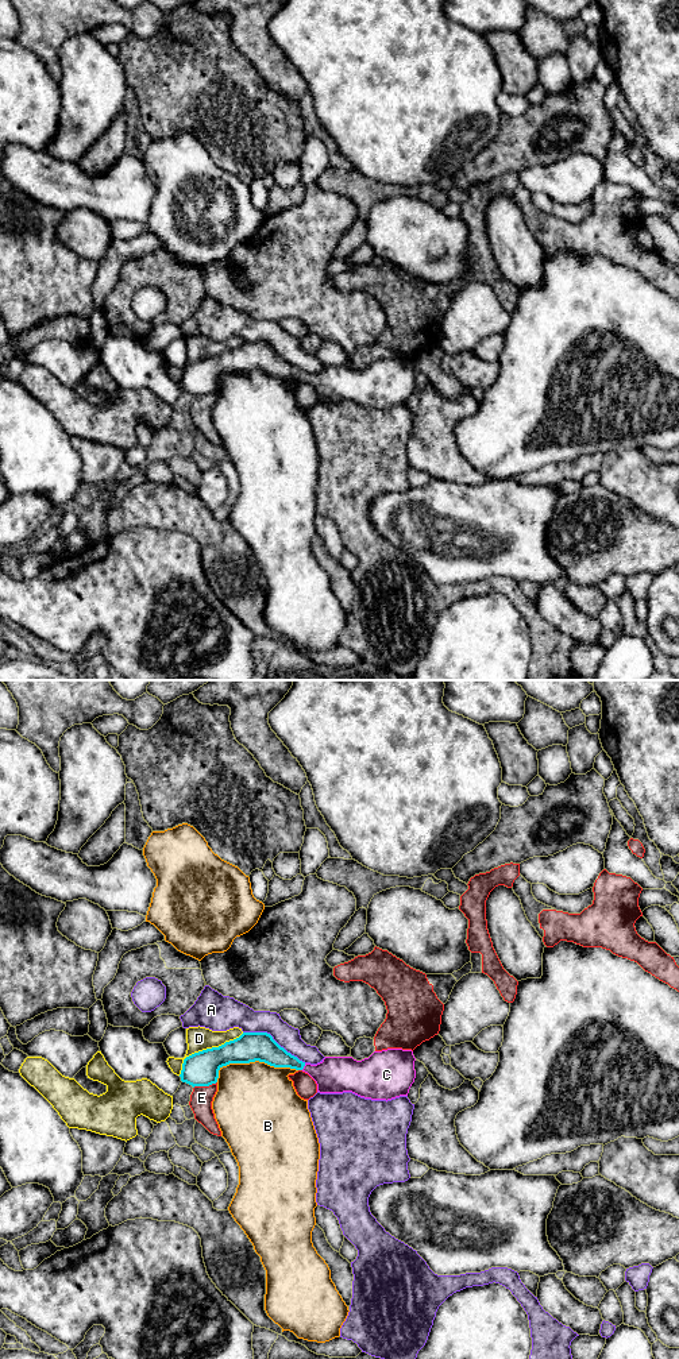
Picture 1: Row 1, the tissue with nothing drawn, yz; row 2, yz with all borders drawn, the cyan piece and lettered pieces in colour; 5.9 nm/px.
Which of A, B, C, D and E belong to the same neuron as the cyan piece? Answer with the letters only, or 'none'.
C

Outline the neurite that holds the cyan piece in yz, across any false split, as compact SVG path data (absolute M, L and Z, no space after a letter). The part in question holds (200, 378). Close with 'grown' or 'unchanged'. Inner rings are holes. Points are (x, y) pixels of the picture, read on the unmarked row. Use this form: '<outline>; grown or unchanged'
M243 341L239 347L219 356L194 362L184 368L181 390L194 395L209 395L217 391L219 379L229 372L265 371L274 377L290 377L308 382L317 393L320 402L352 401L371 409L391 409L408 405L416 387L414 364L412 359L387 358L374 360L369 367L356 370L352 366L325 366L320 372L310 374L281 356L267 341Z; grown

